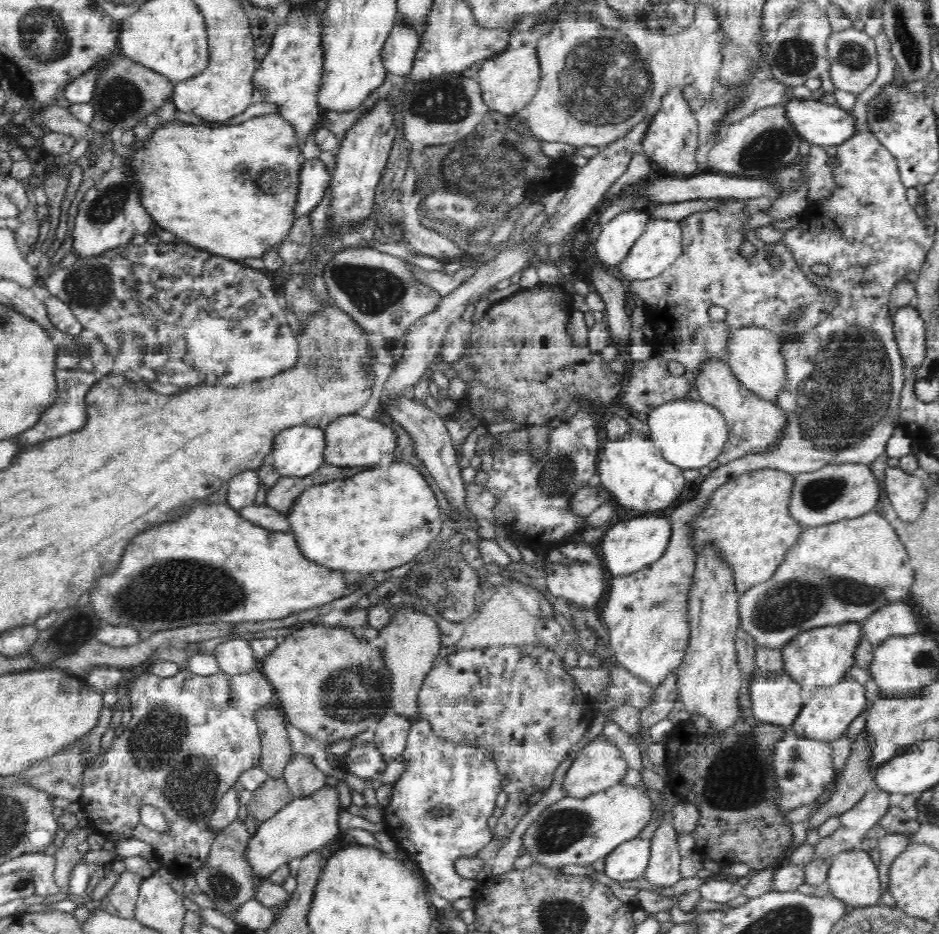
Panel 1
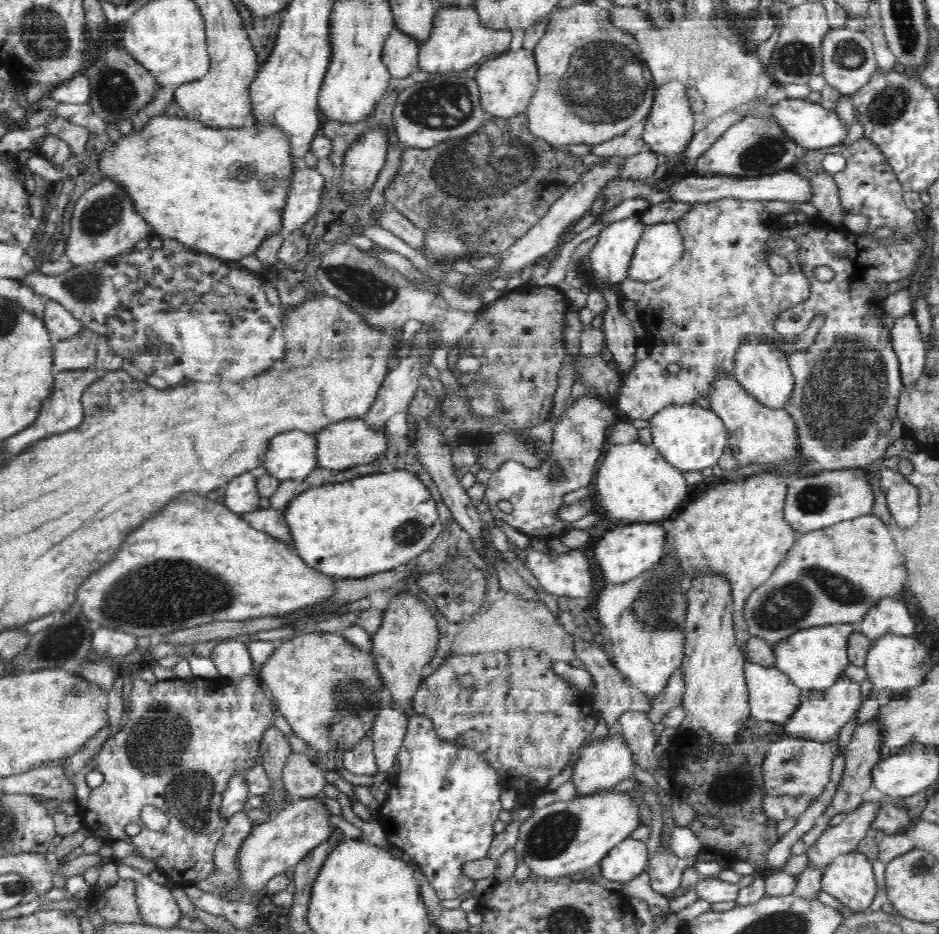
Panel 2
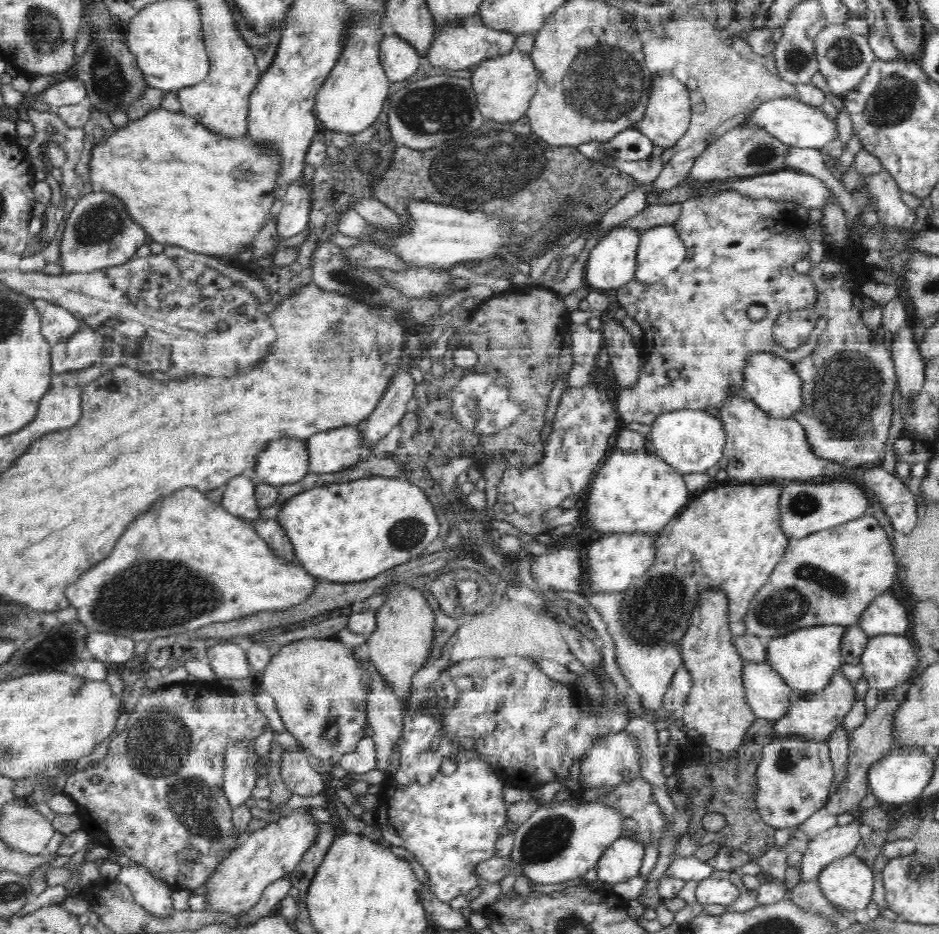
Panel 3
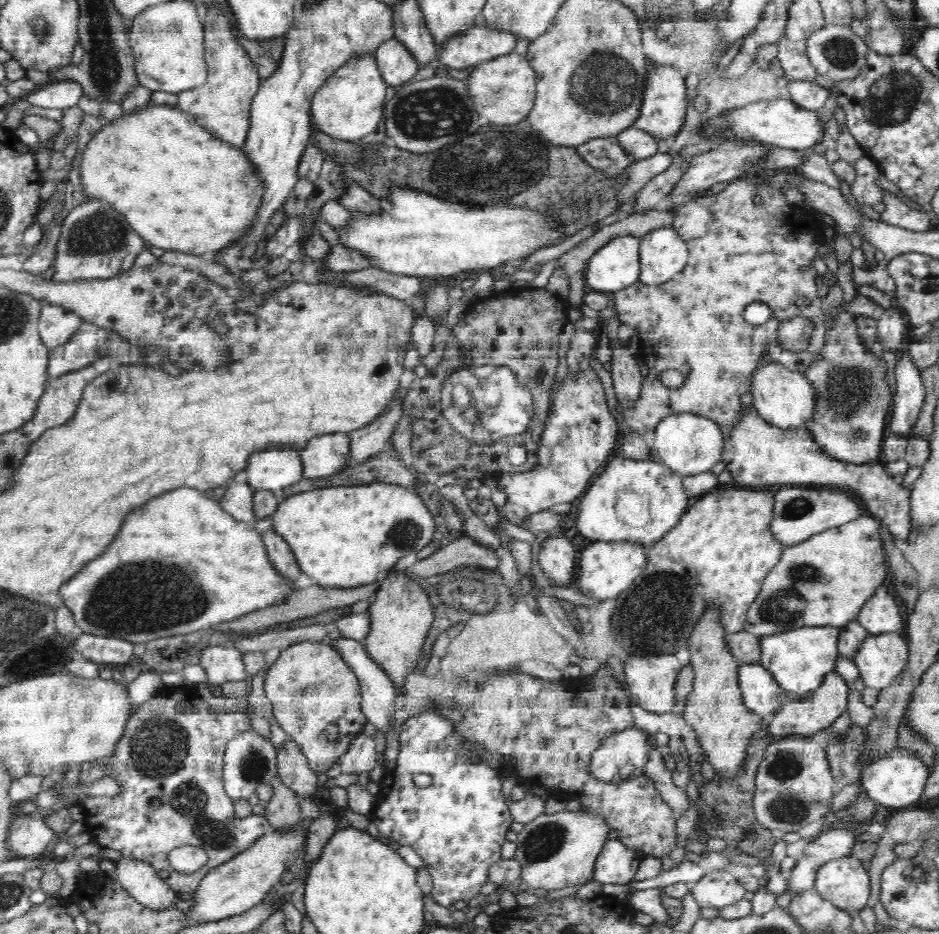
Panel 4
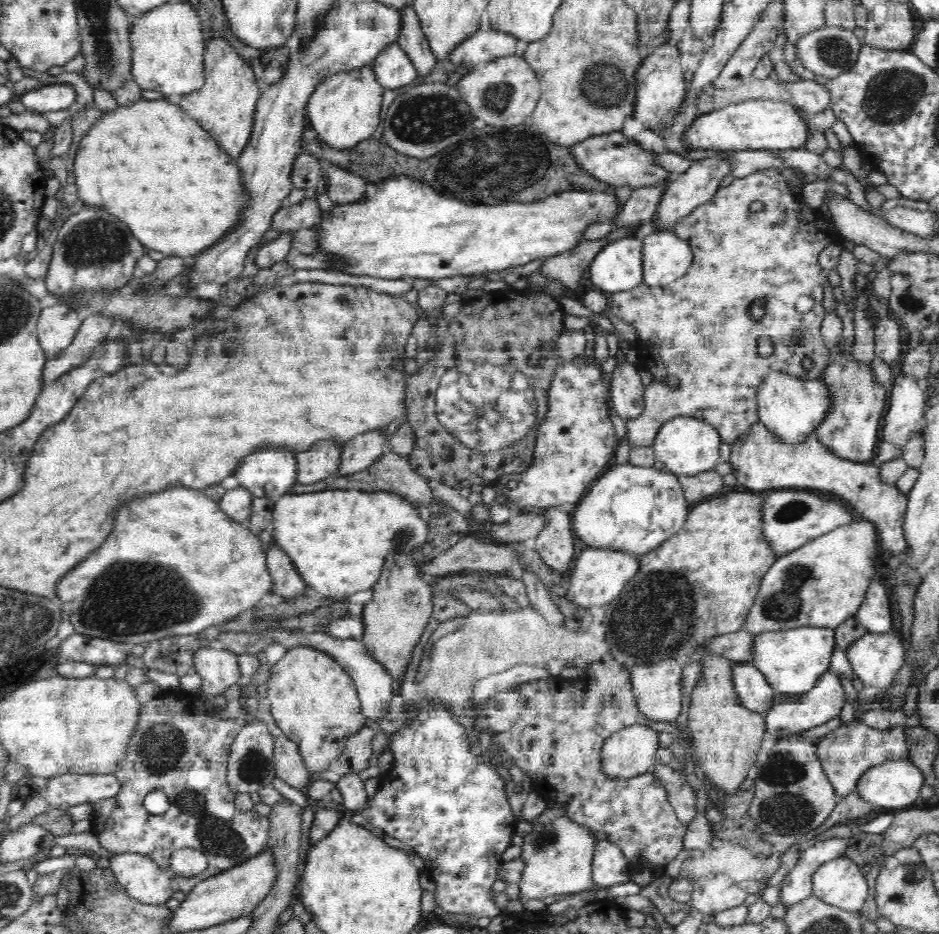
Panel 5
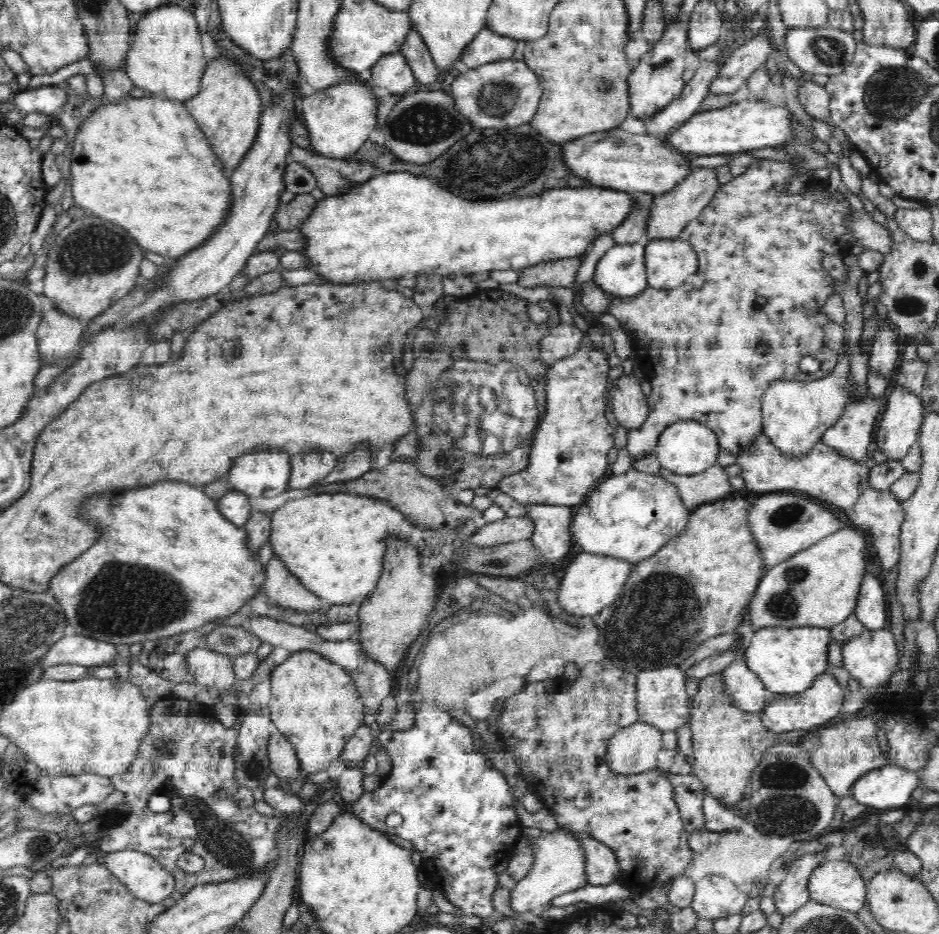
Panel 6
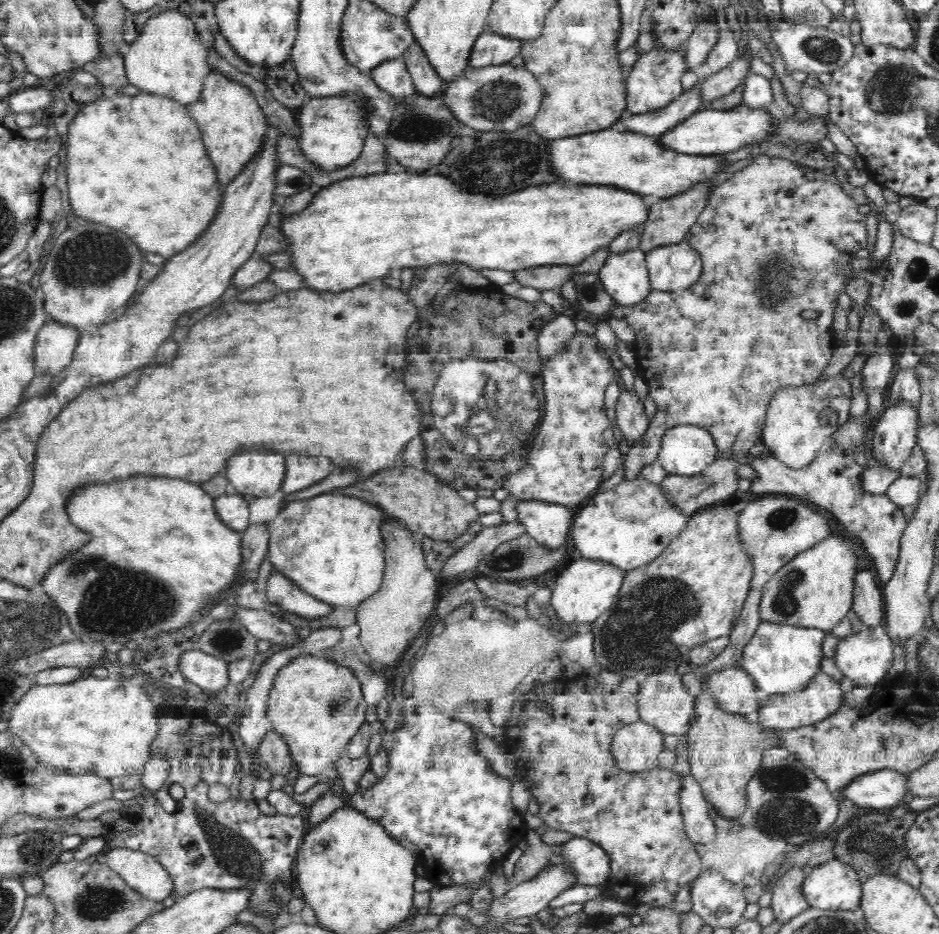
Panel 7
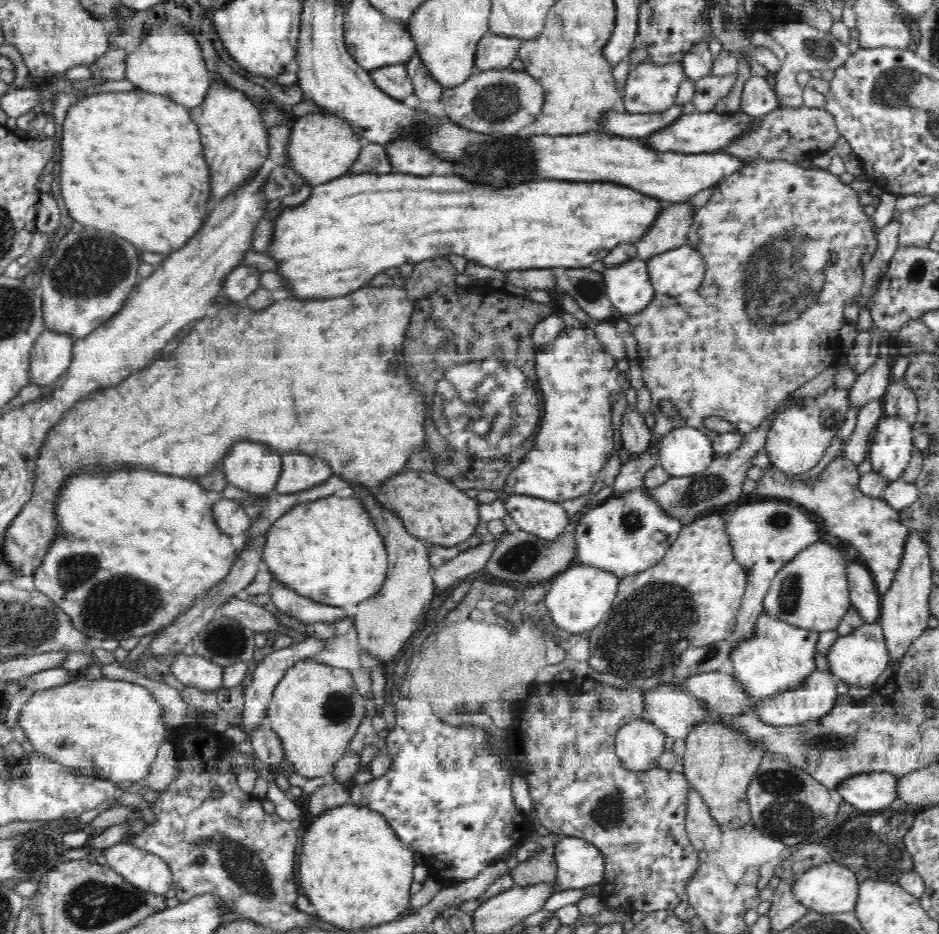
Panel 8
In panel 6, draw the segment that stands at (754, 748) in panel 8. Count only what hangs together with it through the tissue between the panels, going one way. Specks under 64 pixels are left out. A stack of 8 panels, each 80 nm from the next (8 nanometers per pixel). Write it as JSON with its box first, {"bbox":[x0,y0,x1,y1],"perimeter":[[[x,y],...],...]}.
{"bbox":[689,672,806,807],"perimeter":[[[714,672],[705,677],[693,697],[689,726],[694,746],[692,773],[701,780],[706,792],[710,792],[709,796],[714,796],[727,807],[744,796],[744,788],[749,784],[752,771],[768,748],[784,742],[796,745],[800,739],[805,740],[806,730],[780,734],[770,732],[764,726],[760,714],[740,709],[726,690],[723,672]]]}

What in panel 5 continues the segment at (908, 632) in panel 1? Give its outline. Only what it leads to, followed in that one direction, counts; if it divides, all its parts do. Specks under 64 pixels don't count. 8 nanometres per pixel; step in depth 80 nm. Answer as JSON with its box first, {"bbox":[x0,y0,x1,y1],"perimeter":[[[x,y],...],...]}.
{"bbox":[855,580,895,634],"perimeter":[[[880,580],[872,582],[870,588],[867,590],[864,602],[856,612],[855,618],[867,629],[869,633],[880,634],[893,630],[894,614],[892,614],[892,610],[895,609],[895,606],[890,603],[890,596],[890,593],[886,590],[886,586],[882,585]]]}

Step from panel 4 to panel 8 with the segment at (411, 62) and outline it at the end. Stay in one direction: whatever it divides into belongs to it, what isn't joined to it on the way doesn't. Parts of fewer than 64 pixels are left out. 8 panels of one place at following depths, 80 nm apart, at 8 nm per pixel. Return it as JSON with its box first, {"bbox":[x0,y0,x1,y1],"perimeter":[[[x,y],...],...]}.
{"bbox":[369,64,413,101],"perimeter":[[[388,64],[369,73],[374,84],[396,100],[403,101],[413,94],[413,84],[405,64]]]}

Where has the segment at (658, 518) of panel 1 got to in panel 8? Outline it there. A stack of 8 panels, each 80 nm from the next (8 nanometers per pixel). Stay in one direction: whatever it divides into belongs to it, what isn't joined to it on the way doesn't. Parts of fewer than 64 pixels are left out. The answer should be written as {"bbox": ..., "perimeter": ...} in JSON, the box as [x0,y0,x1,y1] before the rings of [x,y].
{"bbox":[544,562,620,635],"perimeter":[[[575,562],[550,579],[550,590],[546,593],[544,603],[559,629],[569,631],[571,635],[585,635],[596,628],[612,609],[620,581],[608,569]]]}

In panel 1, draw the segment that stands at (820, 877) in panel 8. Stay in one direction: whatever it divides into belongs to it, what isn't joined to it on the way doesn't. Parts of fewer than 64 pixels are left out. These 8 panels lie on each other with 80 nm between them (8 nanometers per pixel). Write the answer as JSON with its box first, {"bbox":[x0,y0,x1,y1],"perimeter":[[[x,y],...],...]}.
{"bbox":[824,847,882,909],"perimeter":[[[860,847],[838,853],[829,868],[824,885],[851,909],[878,904],[882,879],[870,854]]]}

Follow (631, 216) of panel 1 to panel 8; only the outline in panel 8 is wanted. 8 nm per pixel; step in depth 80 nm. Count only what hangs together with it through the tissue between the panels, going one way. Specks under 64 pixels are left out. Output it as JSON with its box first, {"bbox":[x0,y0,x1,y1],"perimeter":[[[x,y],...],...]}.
{"bbox":[602,258,657,317],"perimeter":[[[643,258],[609,266],[602,276],[608,298],[616,310],[615,317],[640,312],[657,294]]]}

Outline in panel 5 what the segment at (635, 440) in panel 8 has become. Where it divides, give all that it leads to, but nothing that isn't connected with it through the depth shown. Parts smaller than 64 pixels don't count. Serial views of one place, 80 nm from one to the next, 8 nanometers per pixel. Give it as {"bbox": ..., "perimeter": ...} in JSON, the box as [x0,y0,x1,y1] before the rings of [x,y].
{"bbox":[611,362,644,421],"perimeter":[[[624,362],[615,368],[611,377],[611,401],[614,412],[624,421],[634,420],[644,412],[644,392],[637,364]]]}

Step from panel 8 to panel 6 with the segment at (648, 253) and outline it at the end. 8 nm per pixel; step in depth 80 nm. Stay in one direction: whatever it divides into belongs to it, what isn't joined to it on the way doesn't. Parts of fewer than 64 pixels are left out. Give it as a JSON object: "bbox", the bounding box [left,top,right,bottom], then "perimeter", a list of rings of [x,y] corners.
{"bbox":[646,168,720,240],"perimeter":[[[694,168],[683,182],[680,182],[671,192],[660,194],[652,201],[647,218],[646,236],[648,240],[658,237],[674,237],[678,239],[678,234],[688,225],[689,221],[696,218],[697,214],[708,206],[714,194],[718,192],[720,184],[716,180],[716,168]]]}

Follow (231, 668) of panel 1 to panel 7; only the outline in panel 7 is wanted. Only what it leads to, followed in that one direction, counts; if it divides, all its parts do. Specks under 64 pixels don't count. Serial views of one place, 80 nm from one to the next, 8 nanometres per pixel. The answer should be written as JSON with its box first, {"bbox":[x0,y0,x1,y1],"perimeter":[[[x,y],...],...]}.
{"bbox":[179,649,229,696],"perimeter":[[[199,649],[188,650],[179,660],[180,673],[196,684],[205,696],[214,696],[229,684],[228,663]]]}

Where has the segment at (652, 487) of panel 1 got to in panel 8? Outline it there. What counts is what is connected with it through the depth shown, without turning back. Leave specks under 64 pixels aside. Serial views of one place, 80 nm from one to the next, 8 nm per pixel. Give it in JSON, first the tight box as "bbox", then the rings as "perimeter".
{"bbox":[574,485,683,580],"perimeter":[[[640,485],[621,491],[622,496],[606,500],[600,508],[594,508],[592,514],[586,514],[580,520],[574,534],[577,546],[575,562],[608,569],[622,580],[630,574],[652,568],[664,556],[683,529],[683,520],[661,509],[652,497],[646,495],[646,490],[645,485]]]}

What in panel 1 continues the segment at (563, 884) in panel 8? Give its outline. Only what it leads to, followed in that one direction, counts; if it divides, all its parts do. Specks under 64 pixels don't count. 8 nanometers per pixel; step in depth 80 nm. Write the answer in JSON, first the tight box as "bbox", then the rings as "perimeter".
{"bbox":[605,837,651,883],"perimeter":[[[636,837],[617,846],[605,857],[605,874],[618,883],[638,879],[649,865],[651,840]]]}

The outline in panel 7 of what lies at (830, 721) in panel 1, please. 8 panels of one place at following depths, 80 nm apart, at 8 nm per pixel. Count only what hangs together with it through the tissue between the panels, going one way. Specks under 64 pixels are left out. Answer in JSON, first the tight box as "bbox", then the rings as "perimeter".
{"bbox":[757,672,844,730],"perimeter":[[[820,672],[812,678],[811,684],[807,686],[807,691],[771,695],[764,698],[762,706],[757,710],[759,723],[765,729],[788,730],[807,727],[827,719],[842,706],[844,692],[840,687],[841,684],[838,680]]]}

